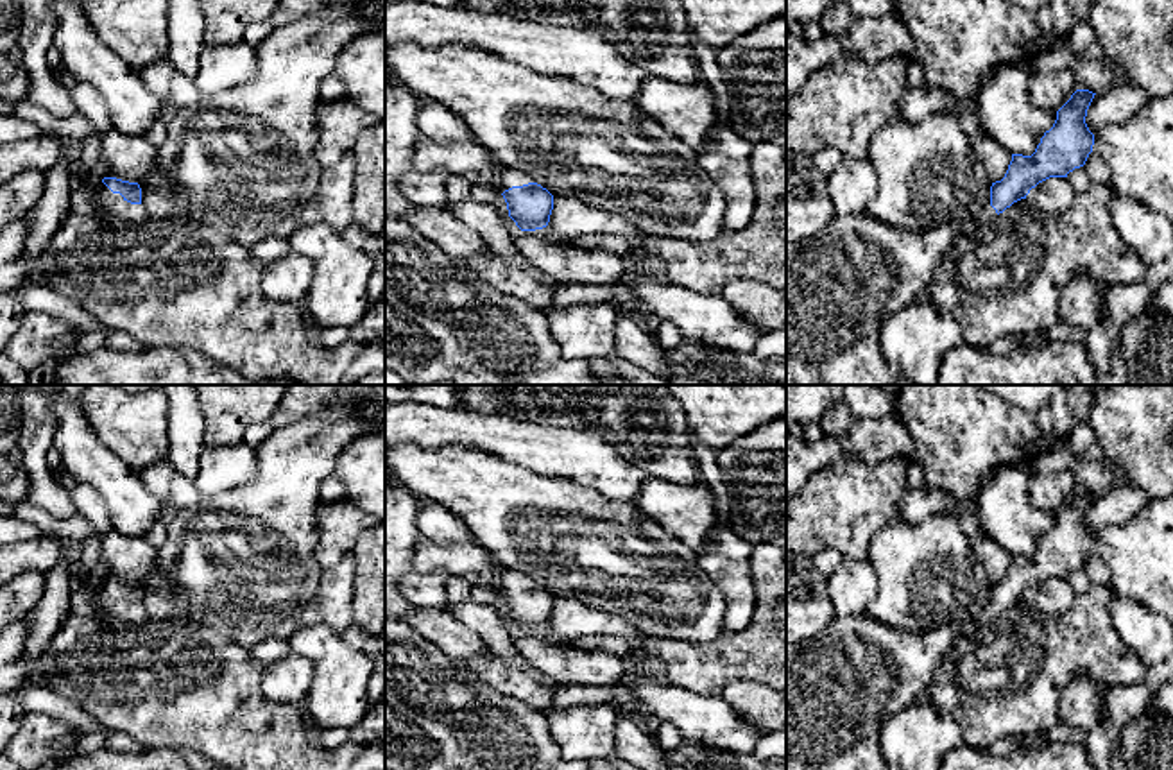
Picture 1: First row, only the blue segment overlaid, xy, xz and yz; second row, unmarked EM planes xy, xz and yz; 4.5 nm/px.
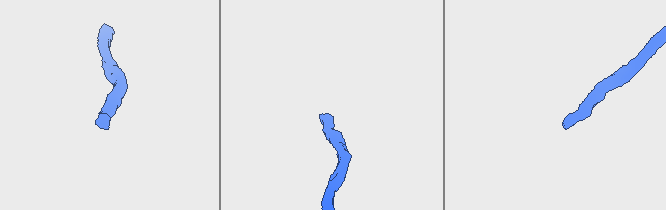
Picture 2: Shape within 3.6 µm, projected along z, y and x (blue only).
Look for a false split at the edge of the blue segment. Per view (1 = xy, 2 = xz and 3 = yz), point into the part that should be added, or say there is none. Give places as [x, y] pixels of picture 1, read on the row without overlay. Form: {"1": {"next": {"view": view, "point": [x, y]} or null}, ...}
{"1": {"next": {"view": "xy", "point": [113, 606]}}, "2": {"next": {"view": "xz", "point": [505, 579]}}, "3": {"next": {"view": "yz", "point": [842, 684]}}}

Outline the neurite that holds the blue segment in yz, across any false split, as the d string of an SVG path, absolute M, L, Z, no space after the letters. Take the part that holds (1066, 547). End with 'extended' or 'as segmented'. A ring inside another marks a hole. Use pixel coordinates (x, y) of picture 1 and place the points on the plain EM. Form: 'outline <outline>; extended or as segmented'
outline M1076 491L1057 512L1053 528L1044 534L1035 553L1032 557L1012 555L1005 578L990 587L990 605L978 618L962 625L910 632L892 629L865 612L861 616L835 618L827 629L804 643L786 641L786 770L899 770L879 752L881 723L906 706L929 698L935 673L958 637L974 632L1014 603L1026 600L1039 584L1049 578L1067 578L1069 573L1085 566L1094 546L1094 535L1085 525L1094 496L1089 491Z; extended

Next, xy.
outline M104 578L97 584L97 602L102 614L113 621L136 625L147 620L138 584Z; extended

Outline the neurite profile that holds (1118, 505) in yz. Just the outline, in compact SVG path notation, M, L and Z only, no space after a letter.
M1114 485L1105 494L1094 496L1085 525L1096 535L1103 526L1128 523L1148 501L1150 498L1137 485Z

